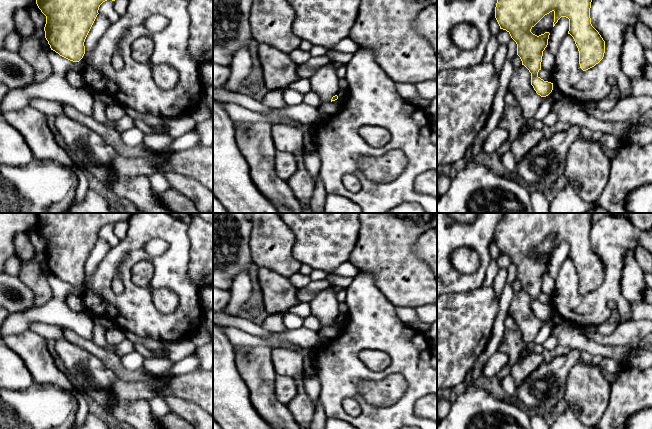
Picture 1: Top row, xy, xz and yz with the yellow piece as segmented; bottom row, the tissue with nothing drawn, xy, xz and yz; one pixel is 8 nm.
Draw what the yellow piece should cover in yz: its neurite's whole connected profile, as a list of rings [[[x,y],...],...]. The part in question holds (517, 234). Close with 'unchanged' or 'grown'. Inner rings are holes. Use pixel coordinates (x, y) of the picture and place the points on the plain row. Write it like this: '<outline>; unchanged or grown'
[[[506,213],[506,215],[497,224],[495,231],[495,242],[500,250],[500,253],[506,254],[511,262],[517,268],[517,279],[522,285],[529,296],[531,297],[531,309],[538,319],[541,321],[548,320],[553,314],[553,307],[544,305],[538,300],[538,296],[541,294],[541,286],[543,275],[548,269],[549,256],[545,256],[539,260],[533,258],[531,253],[547,238],[554,236],[553,251],[561,241],[569,243],[569,255],[579,275],[579,288],[583,295],[586,295],[596,288],[598,288],[604,281],[605,277],[605,265],[599,258],[599,256],[592,250],[590,242],[590,232],[592,226],[593,213]]]; unchanged

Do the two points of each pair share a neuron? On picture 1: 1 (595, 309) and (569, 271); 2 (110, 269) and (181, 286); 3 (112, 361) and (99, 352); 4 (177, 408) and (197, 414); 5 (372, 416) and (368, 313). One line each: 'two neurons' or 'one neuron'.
1: one neuron
2: one neuron
3: one neuron
4: one neuron
5: one neuron

